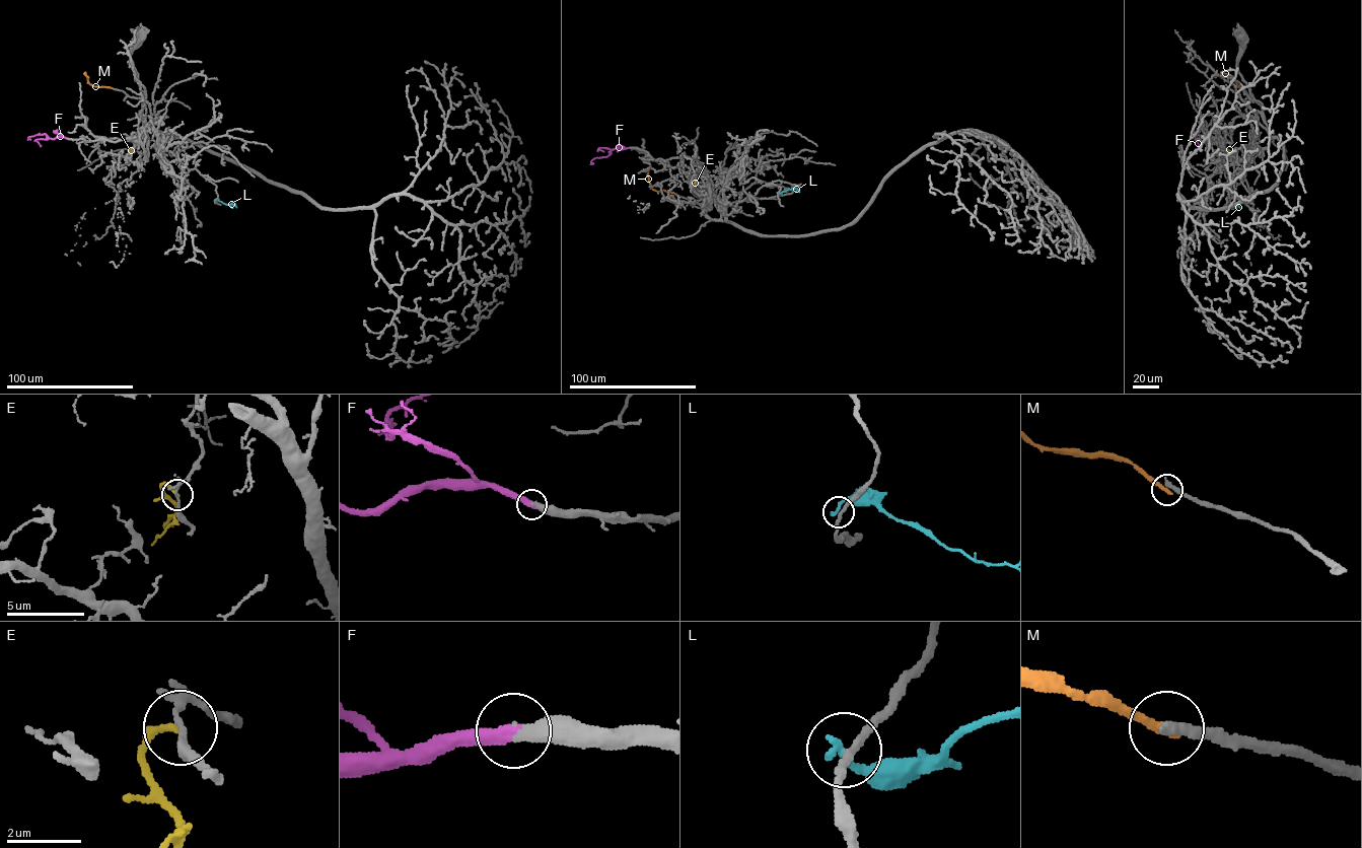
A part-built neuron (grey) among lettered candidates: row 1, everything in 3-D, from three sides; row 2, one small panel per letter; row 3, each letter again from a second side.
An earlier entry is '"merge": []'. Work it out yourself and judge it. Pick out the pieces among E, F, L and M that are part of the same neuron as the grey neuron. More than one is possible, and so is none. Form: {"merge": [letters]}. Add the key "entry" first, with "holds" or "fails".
{"entry": "fails", "merge": ["F"]}

